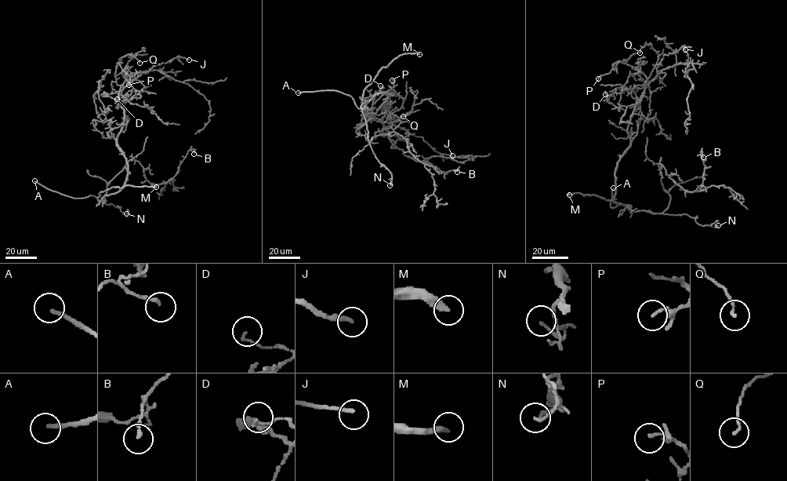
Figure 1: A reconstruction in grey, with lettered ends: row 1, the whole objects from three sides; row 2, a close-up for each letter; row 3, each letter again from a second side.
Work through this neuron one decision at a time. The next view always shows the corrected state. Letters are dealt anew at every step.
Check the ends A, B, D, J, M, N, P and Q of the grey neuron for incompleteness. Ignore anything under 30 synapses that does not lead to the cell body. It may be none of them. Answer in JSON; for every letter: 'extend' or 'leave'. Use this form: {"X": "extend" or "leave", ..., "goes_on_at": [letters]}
{"A": "extend", "B": "leave", "D": "leave", "J": "leave", "M": "extend", "N": "leave", "P": "leave", "Q": "leave", "goes_on_at": ["A", "M"]}

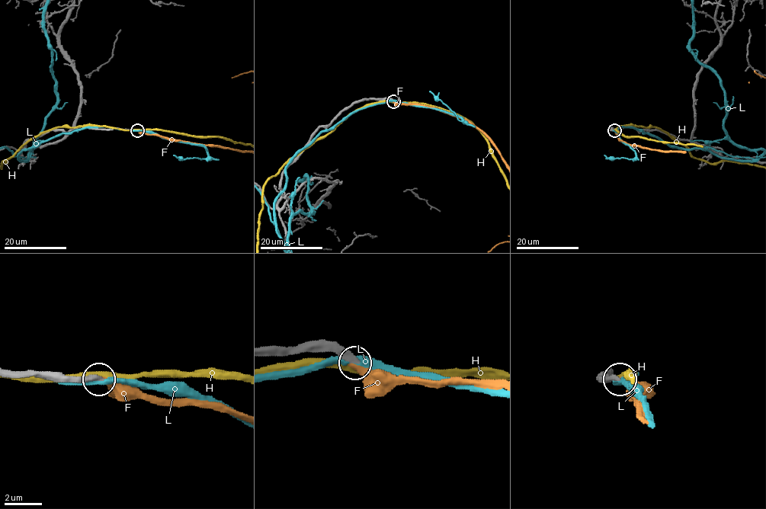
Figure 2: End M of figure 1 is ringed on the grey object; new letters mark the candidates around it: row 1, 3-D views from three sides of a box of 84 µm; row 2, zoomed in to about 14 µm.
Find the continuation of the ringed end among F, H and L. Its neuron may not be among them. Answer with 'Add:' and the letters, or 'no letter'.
Add: F

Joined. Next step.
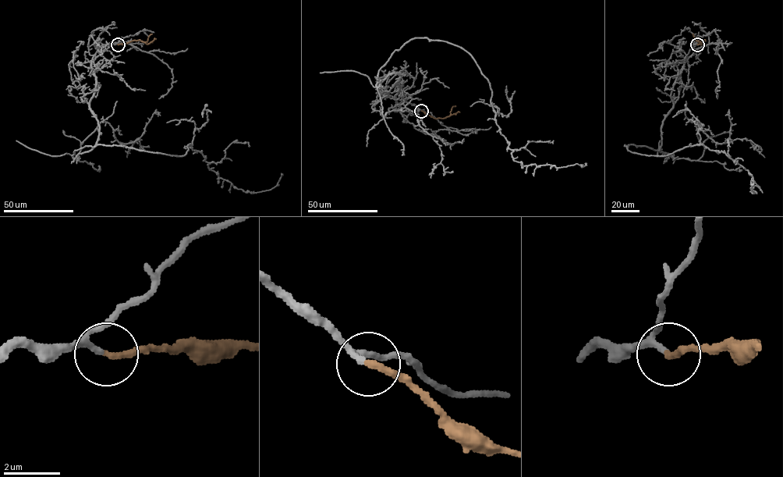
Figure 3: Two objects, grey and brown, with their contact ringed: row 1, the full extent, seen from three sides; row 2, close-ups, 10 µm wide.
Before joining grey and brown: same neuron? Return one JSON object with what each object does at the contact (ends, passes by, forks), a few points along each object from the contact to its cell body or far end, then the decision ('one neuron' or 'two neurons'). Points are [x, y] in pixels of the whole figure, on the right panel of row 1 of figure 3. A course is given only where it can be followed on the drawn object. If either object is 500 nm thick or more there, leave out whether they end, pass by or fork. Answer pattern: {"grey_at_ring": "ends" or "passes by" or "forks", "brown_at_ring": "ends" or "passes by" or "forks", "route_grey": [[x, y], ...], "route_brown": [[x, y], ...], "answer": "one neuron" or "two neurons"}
{"grey_at_ring": "passes by", "brown_at_ring": "ends", "route_grey": [[697, 44], [661, 129], [673, 158], [625, 146], [703, 144], [754, 193], [749, 175]], "route_brown": [[697, 44], [705, 40], [698, 42], [692, 33]], "answer": "one neuron"}

